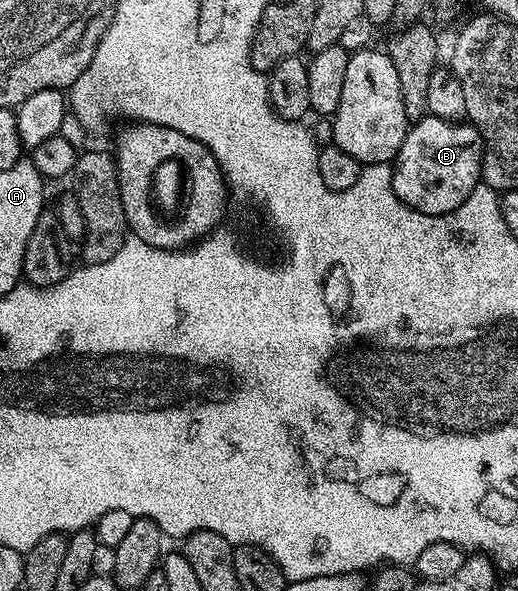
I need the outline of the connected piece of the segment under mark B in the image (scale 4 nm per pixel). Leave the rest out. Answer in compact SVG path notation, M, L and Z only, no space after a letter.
M429 116L415 121L407 129L406 139L400 148L398 157L392 163L394 172L394 191L396 196L406 206L418 210L422 214L447 214L464 200L468 200L482 177L482 137L478 135L478 129L462 122L445 122L439 118Z

